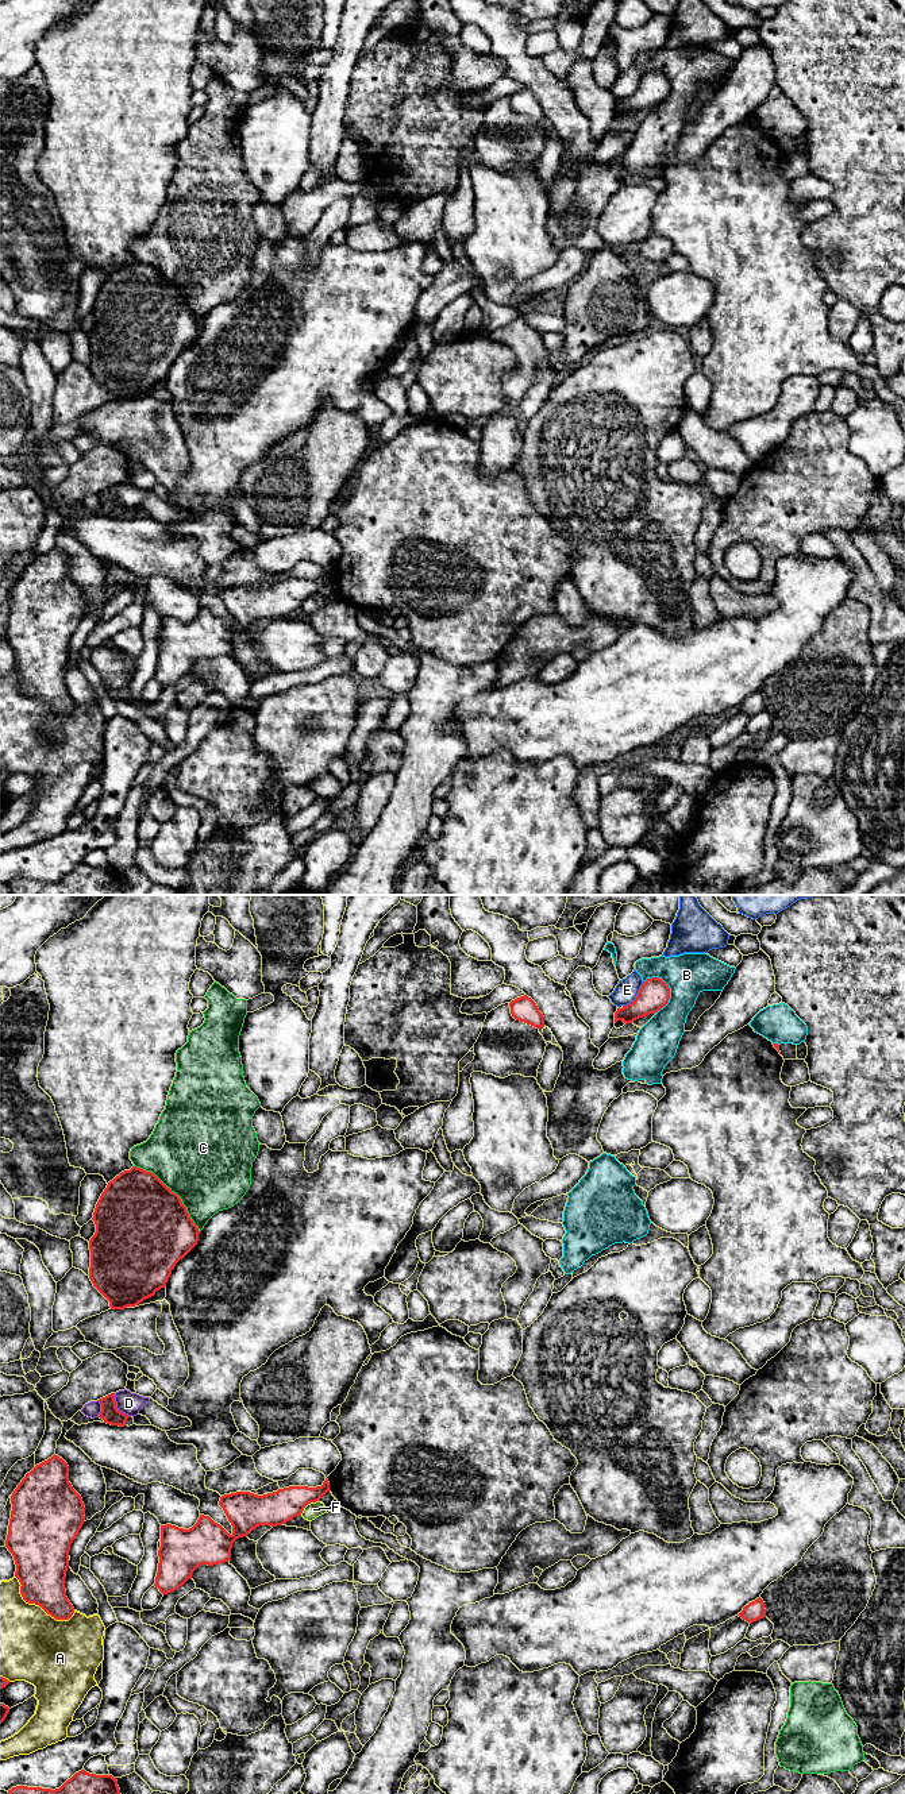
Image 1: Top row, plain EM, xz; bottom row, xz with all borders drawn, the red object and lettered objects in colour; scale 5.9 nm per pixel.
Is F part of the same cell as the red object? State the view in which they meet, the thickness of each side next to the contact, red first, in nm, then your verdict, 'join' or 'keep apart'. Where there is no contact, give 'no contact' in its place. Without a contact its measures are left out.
contact in xz; calibres 200 and 90 nm; keep apart

